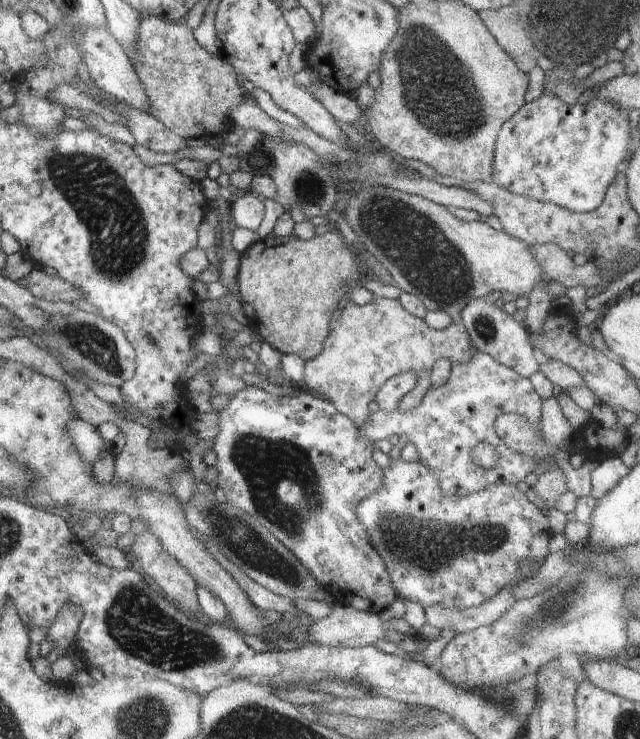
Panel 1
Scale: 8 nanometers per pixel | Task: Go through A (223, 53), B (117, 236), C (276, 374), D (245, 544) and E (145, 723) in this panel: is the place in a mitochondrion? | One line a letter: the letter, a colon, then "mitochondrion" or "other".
A: other
B: mitochondrion
C: other
D: mitochondrion
E: mitochondrion

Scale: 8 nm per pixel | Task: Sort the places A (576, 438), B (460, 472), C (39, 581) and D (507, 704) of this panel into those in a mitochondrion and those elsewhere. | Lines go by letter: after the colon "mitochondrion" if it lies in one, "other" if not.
A: other
B: other
C: other
D: mitochondrion

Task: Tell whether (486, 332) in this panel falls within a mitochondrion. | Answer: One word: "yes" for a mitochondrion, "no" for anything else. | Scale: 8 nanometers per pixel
yes

